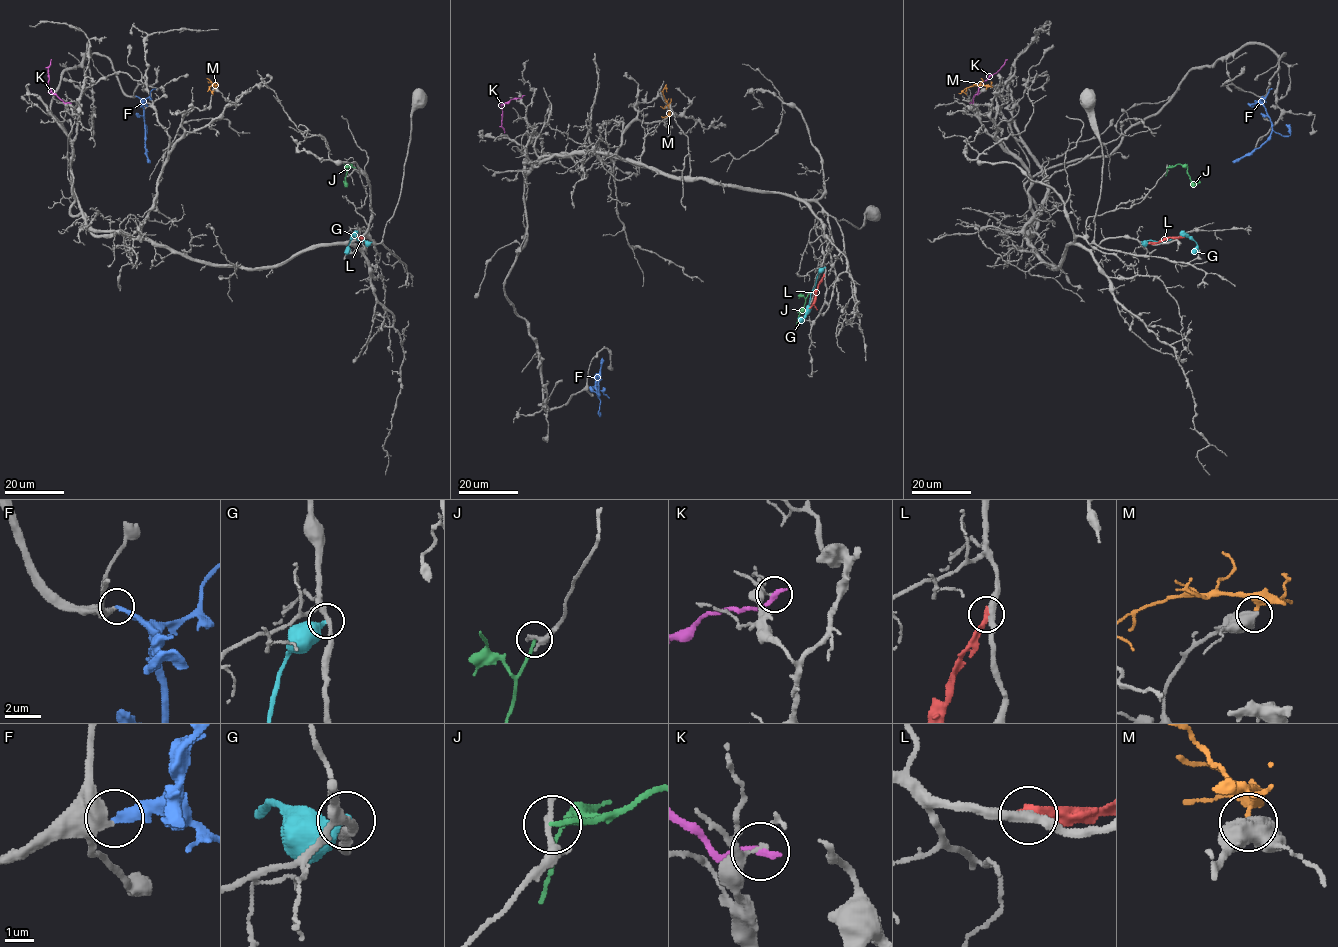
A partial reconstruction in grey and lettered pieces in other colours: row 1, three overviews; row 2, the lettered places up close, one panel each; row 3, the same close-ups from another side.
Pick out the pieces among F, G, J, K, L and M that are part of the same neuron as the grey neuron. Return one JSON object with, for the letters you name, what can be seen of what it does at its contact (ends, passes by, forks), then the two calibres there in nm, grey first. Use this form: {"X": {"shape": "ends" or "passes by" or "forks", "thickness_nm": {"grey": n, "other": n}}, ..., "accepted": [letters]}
{"F": {"shape": "ends", "thickness_nm": {"grey": 320, "other": 280}}, "accepted": ["F"]}

